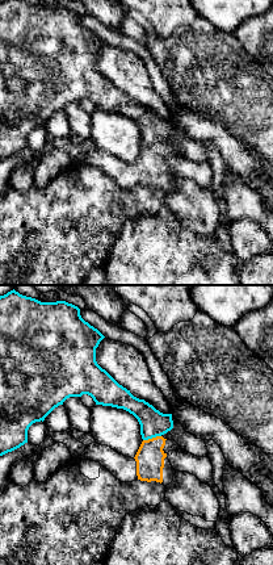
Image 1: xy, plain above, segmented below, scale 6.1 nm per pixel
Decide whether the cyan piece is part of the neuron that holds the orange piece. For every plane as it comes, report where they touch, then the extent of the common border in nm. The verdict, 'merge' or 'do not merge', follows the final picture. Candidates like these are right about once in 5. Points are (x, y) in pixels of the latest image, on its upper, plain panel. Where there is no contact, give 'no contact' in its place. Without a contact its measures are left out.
(152, 143) | 120 nm

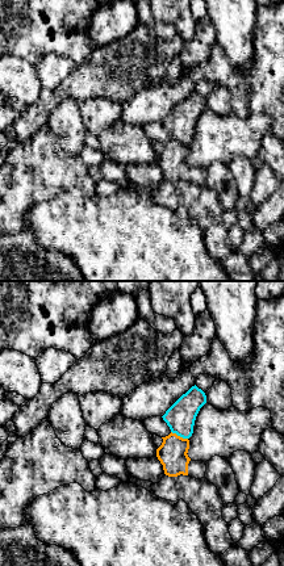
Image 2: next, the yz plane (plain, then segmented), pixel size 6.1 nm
(179, 142) | 120 nm

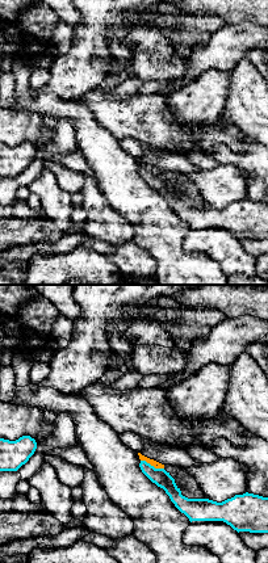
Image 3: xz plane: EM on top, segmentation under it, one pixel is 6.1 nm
(153, 171) | 160 nm

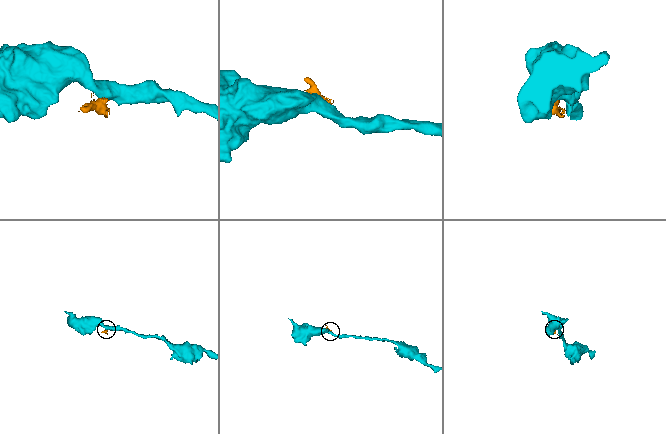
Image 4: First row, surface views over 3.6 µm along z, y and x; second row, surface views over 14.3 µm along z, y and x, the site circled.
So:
do not merge

